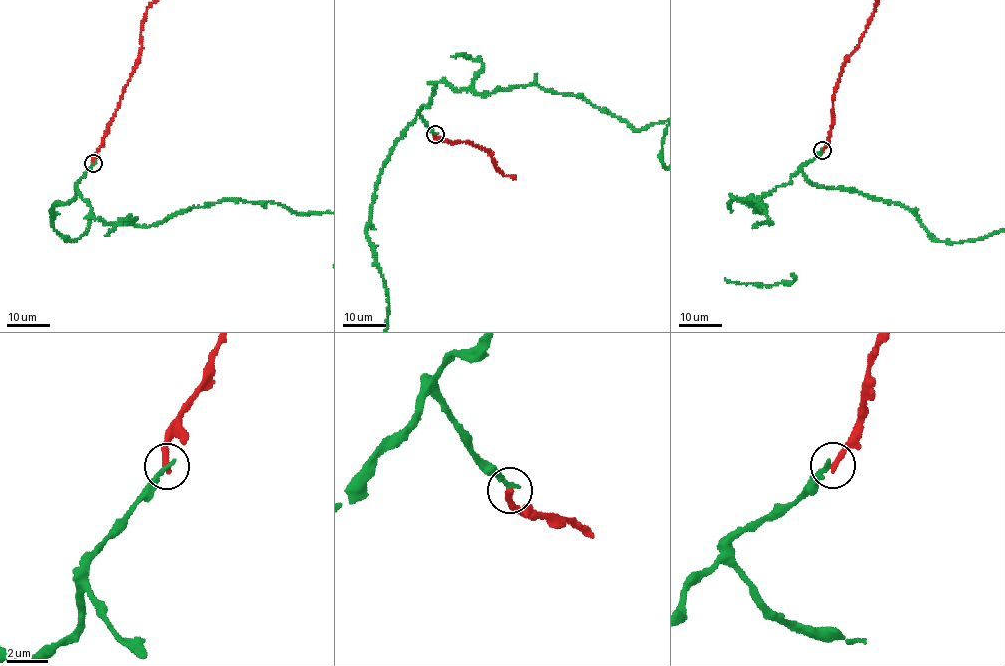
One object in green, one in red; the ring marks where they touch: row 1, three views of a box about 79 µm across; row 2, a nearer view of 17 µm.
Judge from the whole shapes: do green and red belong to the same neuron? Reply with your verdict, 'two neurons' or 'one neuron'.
two neurons

